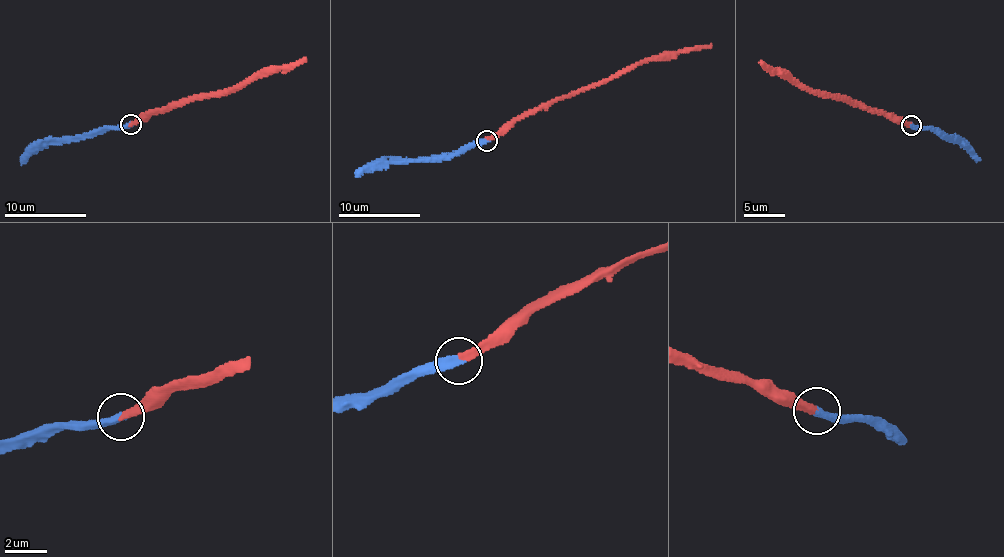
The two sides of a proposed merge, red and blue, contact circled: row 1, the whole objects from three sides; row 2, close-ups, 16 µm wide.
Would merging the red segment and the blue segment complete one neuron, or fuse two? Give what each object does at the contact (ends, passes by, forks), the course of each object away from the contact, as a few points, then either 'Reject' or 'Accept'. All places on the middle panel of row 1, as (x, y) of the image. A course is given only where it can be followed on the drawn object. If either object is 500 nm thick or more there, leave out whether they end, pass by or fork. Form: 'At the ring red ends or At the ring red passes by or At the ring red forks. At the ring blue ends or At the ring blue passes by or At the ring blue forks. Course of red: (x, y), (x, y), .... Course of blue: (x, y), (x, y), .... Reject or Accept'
At the ring red ends. At the ring blue ends. Course of red: (486, 139), (498, 137), (517, 120), (559, 99), (602, 84), (637, 64), (682, 50), (711, 45). Course of blue: (486, 141), (420, 159), (392, 158), (370, 163), (355, 176). Accept

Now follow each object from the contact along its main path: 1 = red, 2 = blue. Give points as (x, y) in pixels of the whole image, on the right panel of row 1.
1: (910, 124), (864, 108), (853, 101), (825, 98), (798, 81), (769, 71), (761, 60)
2: (911, 124), (956, 135), (965, 148), (980, 160)

